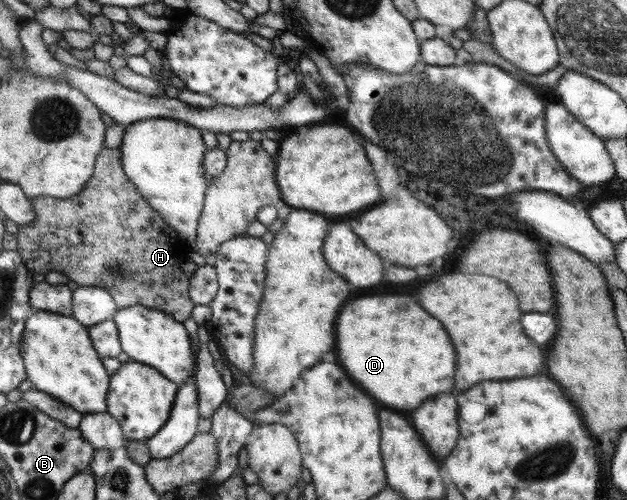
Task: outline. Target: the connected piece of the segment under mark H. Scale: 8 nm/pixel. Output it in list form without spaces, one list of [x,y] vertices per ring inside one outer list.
[[[103,147],[98,153],[95,159],[95,168],[91,178],[84,185],[84,187],[76,194],[75,198],[65,198],[59,200],[57,198],[51,198],[50,196],[37,196],[31,198],[32,206],[34,207],[34,213],[36,214],[35,221],[27,226],[18,227],[16,234],[16,250],[23,258],[26,266],[32,272],[39,272],[39,274],[47,274],[52,270],[55,272],[61,272],[63,276],[67,276],[68,280],[73,280],[79,287],[84,286],[96,286],[107,290],[112,296],[113,304],[115,304],[116,310],[121,310],[121,307],[127,306],[145,306],[149,310],[157,310],[167,316],[171,316],[176,322],[183,323],[190,318],[191,310],[194,307],[188,297],[188,278],[181,272],[181,262],[188,260],[188,254],[190,252],[190,246],[185,244],[175,232],[164,220],[160,217],[160,214],[156,213],[154,208],[148,206],[147,201],[137,192],[135,185],[127,178],[127,175],[123,172],[122,164],[120,161],[121,155],[119,148],[105,148]]]

